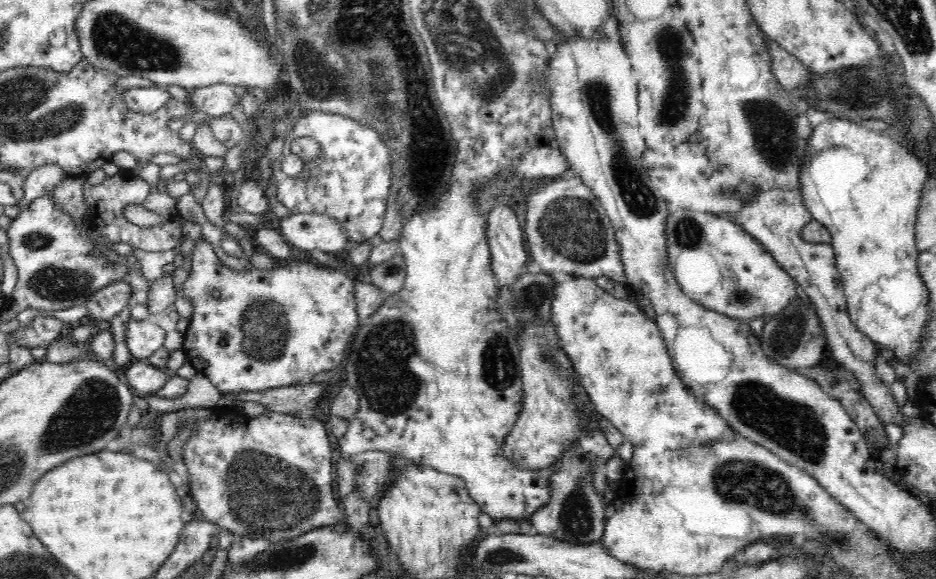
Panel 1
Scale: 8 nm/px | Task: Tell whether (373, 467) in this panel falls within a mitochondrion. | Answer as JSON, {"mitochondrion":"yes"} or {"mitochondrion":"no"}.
{"mitochondrion":"yes"}

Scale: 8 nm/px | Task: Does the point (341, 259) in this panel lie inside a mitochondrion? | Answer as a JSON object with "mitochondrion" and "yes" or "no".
{"mitochondrion":"no"}

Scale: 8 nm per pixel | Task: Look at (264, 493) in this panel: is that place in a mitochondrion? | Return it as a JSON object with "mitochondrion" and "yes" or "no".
{"mitochondrion":"yes"}

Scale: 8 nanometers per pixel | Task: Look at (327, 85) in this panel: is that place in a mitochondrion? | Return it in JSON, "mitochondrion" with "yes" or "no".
{"mitochondrion":"yes"}

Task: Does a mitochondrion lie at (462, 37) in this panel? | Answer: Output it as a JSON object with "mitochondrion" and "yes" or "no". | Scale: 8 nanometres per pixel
{"mitochondrion":"yes"}

